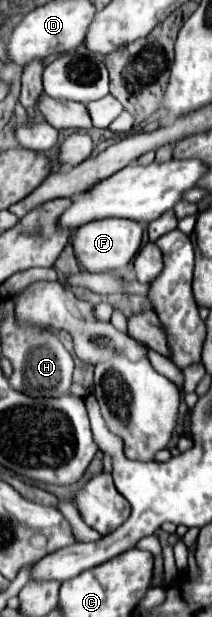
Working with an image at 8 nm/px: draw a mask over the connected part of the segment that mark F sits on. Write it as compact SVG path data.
M100 219L86 223L76 229L72 247L76 263L86 273L106 273L106 271L122 271L138 253L142 243L142 225L130 219Z

